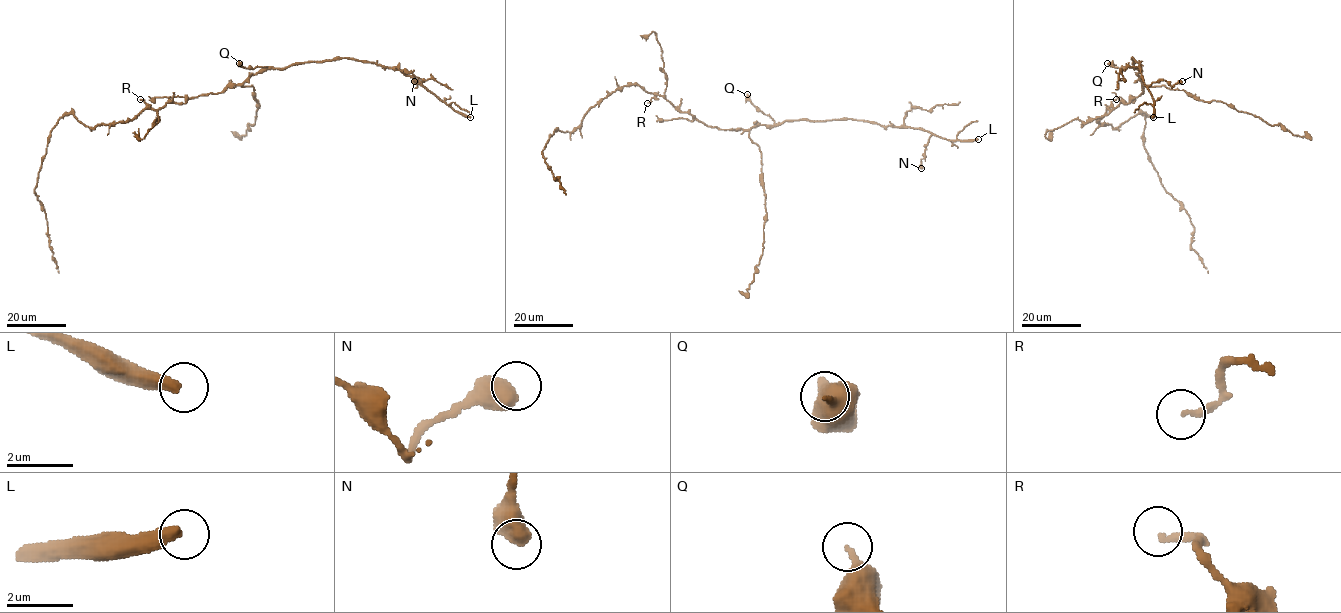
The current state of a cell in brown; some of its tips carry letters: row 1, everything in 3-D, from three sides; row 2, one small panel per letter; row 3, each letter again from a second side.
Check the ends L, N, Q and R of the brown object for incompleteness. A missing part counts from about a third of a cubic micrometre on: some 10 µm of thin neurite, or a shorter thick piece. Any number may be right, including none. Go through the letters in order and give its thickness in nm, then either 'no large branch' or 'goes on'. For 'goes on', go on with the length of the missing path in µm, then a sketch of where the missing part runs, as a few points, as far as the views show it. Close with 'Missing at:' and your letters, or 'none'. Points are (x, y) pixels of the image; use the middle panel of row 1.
L: 400 nm | goes on | 60 µm
N: 700 nm | no large branch
Q: 360 nm | no large branch
R: 200 nm | no large branch
Missing at: L

